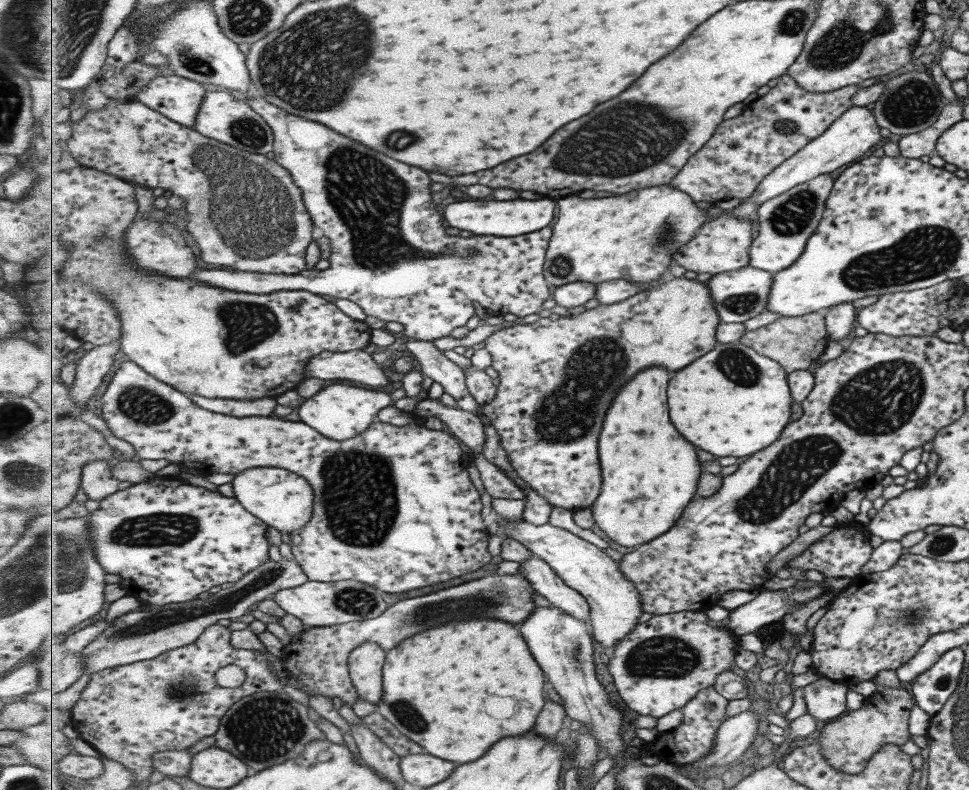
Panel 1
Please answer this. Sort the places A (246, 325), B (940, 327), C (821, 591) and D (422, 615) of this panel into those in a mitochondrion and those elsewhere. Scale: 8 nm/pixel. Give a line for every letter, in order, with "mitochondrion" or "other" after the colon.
A: mitochondrion
B: other
C: other
D: mitochondrion

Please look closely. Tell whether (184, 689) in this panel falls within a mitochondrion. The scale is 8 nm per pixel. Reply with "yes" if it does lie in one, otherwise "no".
yes

